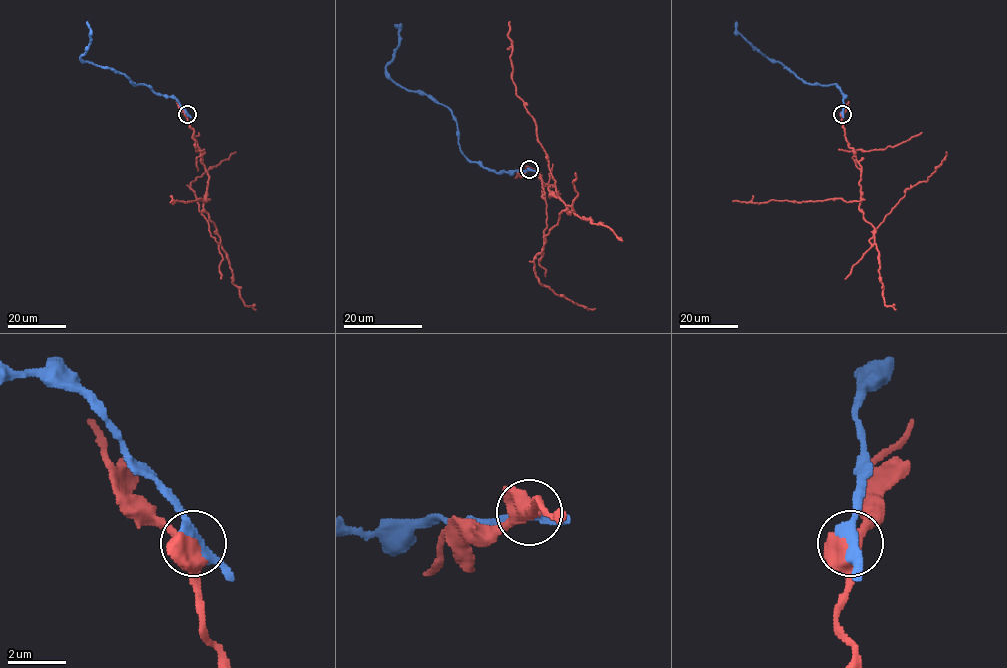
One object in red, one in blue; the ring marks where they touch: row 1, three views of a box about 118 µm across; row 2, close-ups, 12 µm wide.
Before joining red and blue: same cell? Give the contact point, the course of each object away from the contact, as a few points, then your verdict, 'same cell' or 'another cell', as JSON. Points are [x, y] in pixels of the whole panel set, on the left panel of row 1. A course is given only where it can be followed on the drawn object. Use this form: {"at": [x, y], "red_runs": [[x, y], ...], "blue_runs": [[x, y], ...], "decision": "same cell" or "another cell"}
{"at": [187, 114], "red_runs": [[186, 113], [208, 176], [203, 208], [216, 227], [218, 244], [210, 235], [190, 184], [235, 151]], "blue_runs": [[186, 113], [175, 98], [134, 85], [124, 74], [109, 67], [83, 62], [80, 56], [90, 43], [87, 21]], "decision": "another cell"}

